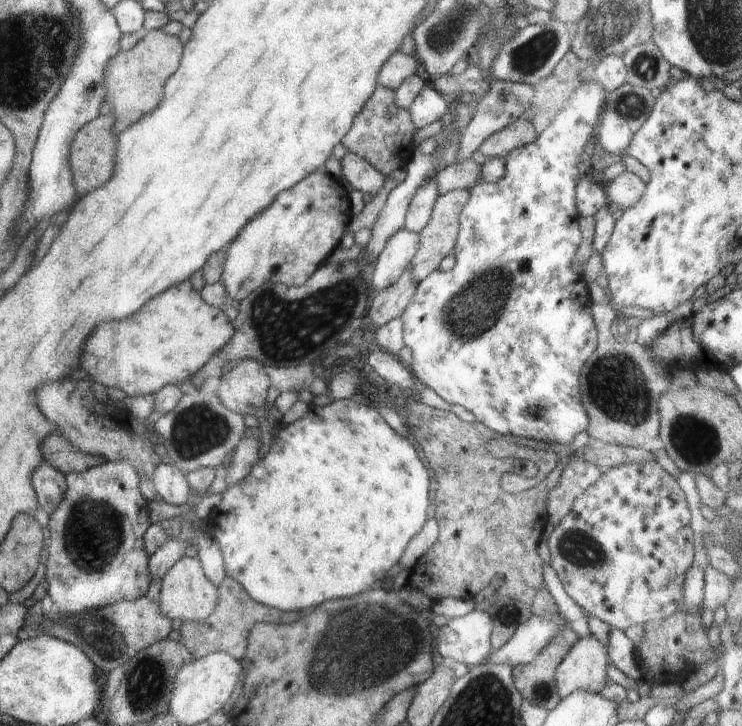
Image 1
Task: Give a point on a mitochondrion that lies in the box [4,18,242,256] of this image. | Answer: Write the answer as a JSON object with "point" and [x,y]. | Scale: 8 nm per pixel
{"point":[91,90]}

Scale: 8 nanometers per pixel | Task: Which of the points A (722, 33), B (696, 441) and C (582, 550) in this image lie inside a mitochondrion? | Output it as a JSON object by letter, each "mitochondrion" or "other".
{"A":"mitochondrion","B":"mitochondrion","C":"mitochondrion"}

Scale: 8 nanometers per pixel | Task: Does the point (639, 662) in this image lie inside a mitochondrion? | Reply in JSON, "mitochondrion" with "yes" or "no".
{"mitochondrion":"no"}

